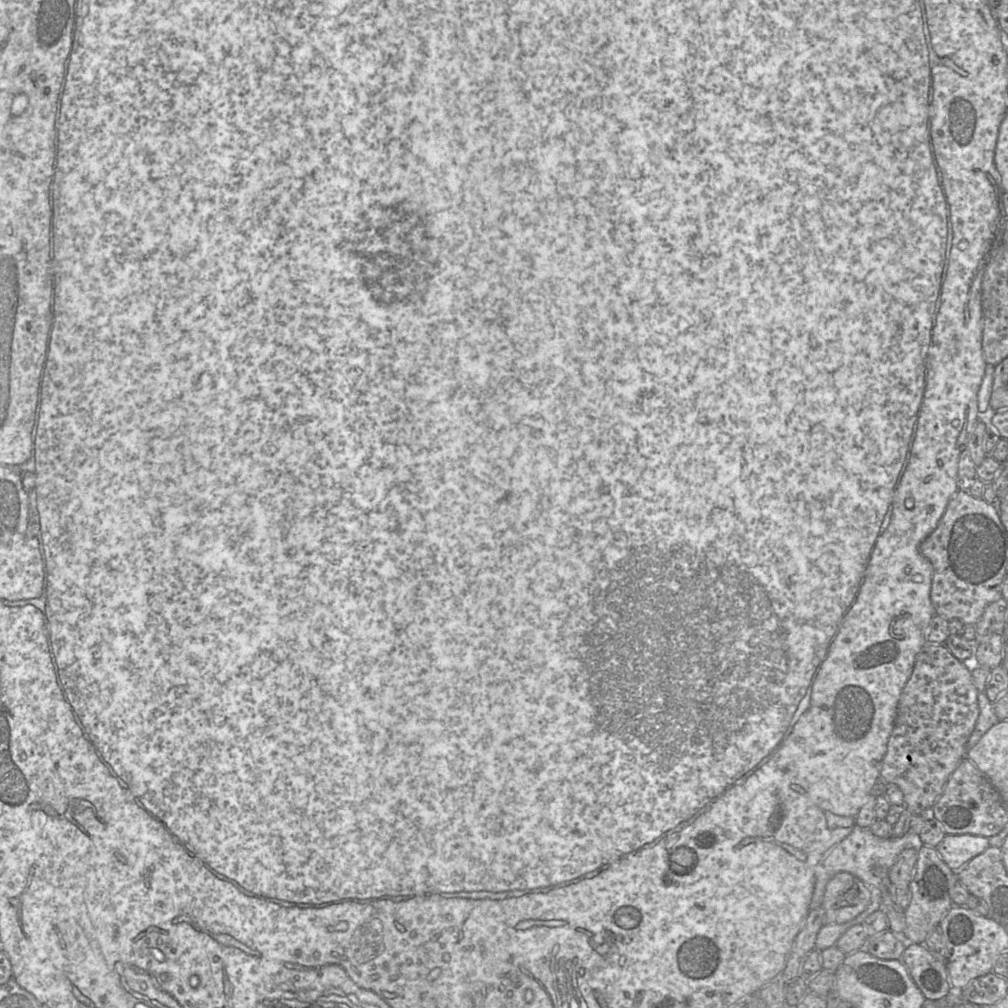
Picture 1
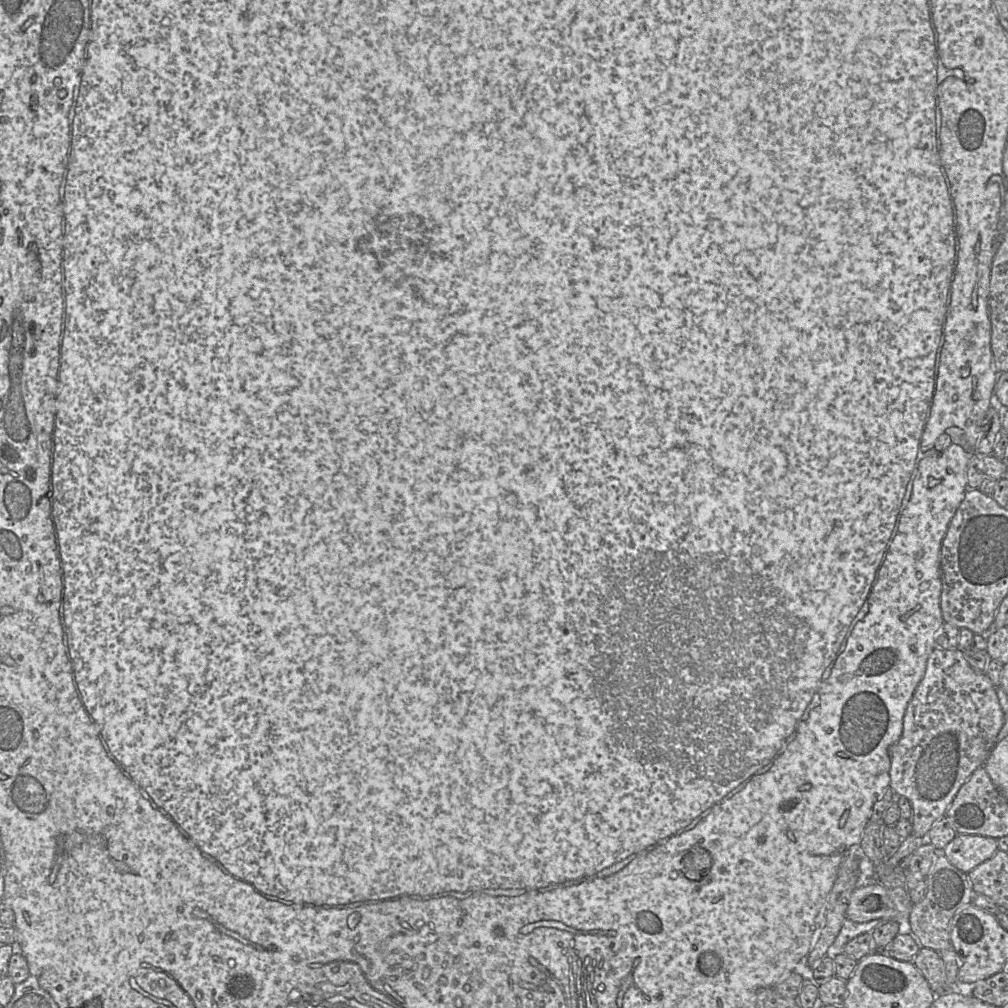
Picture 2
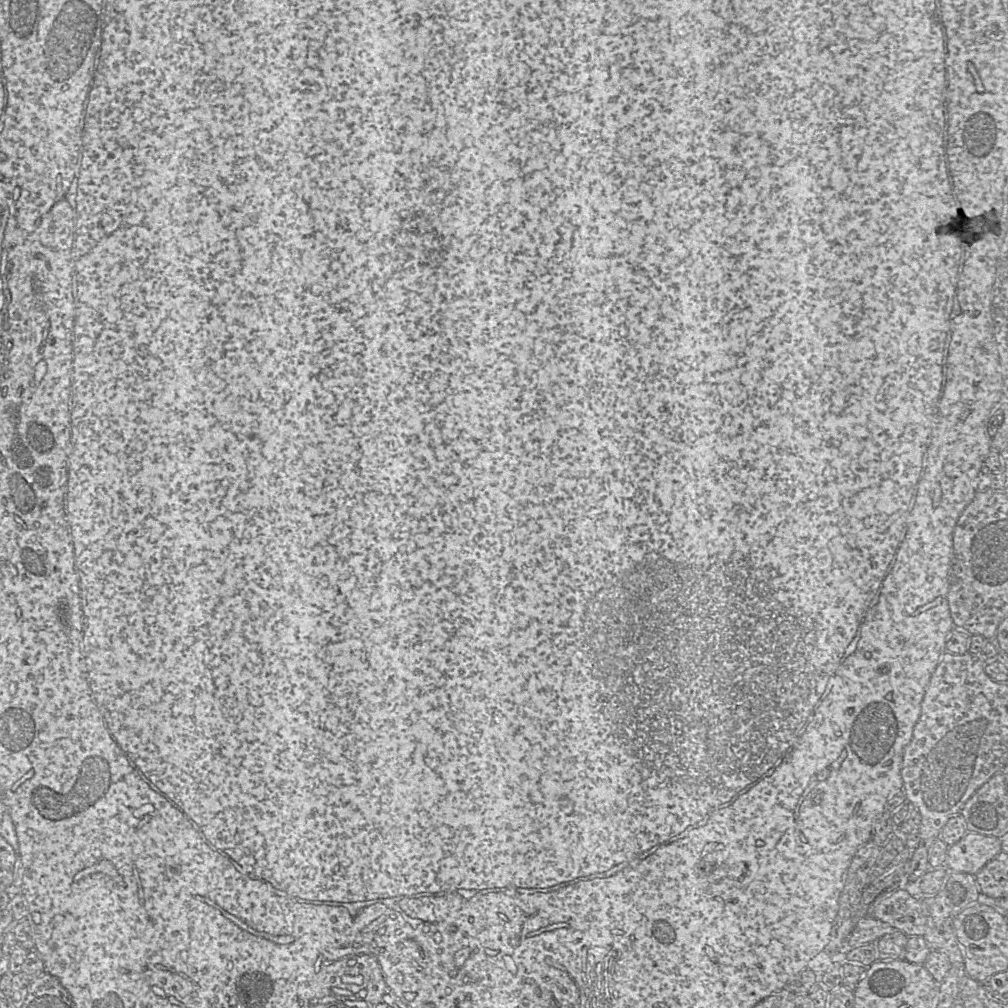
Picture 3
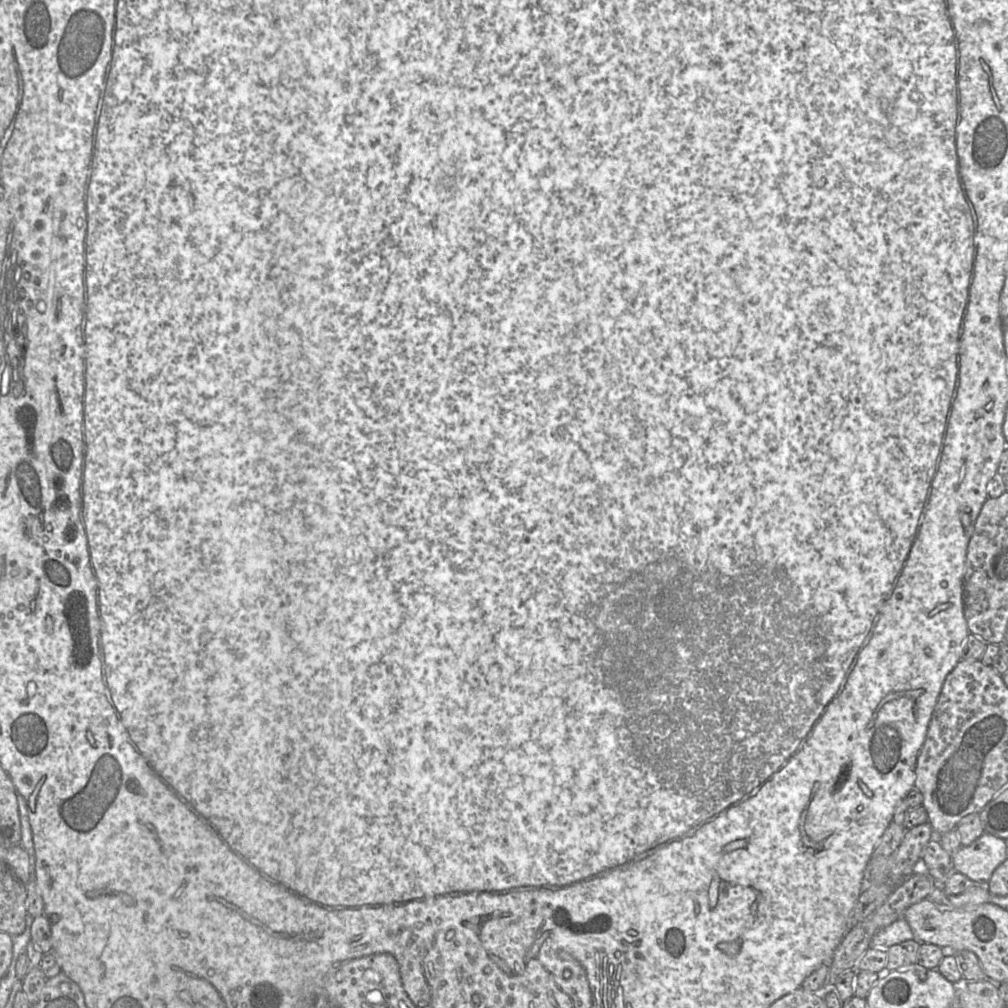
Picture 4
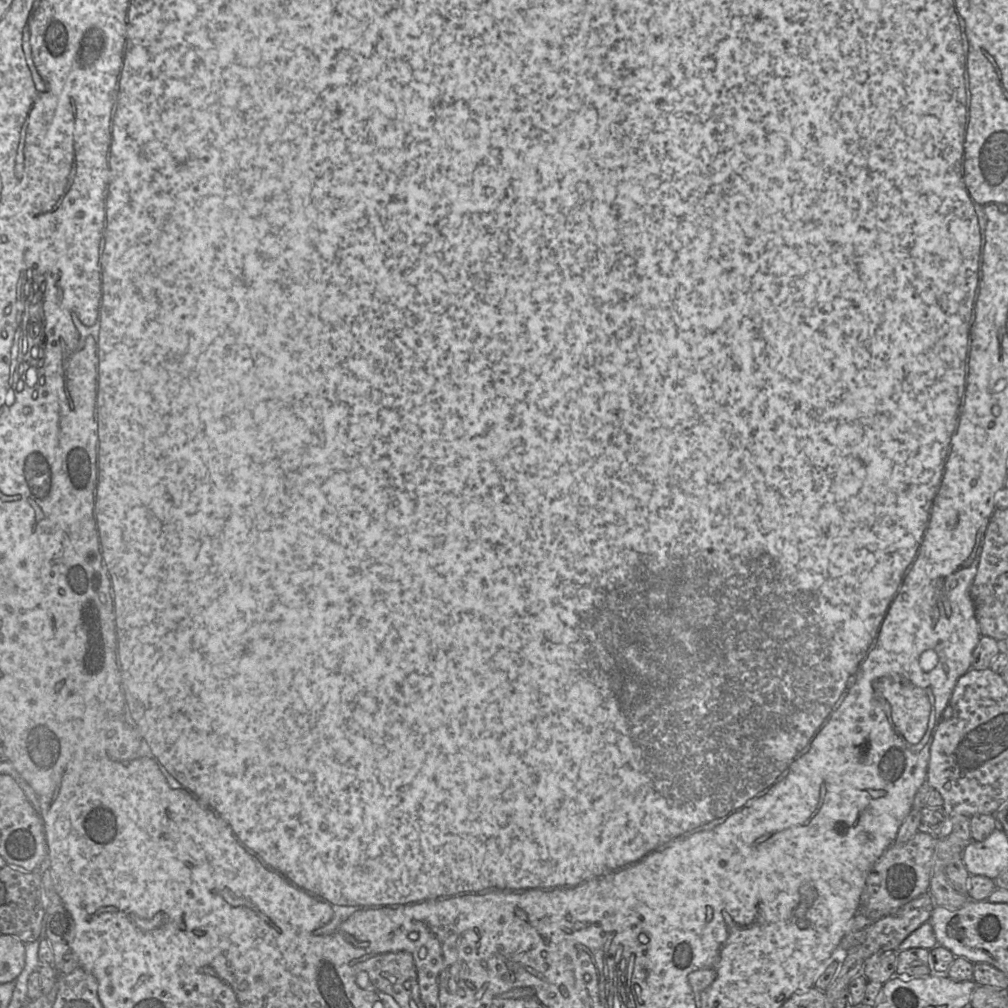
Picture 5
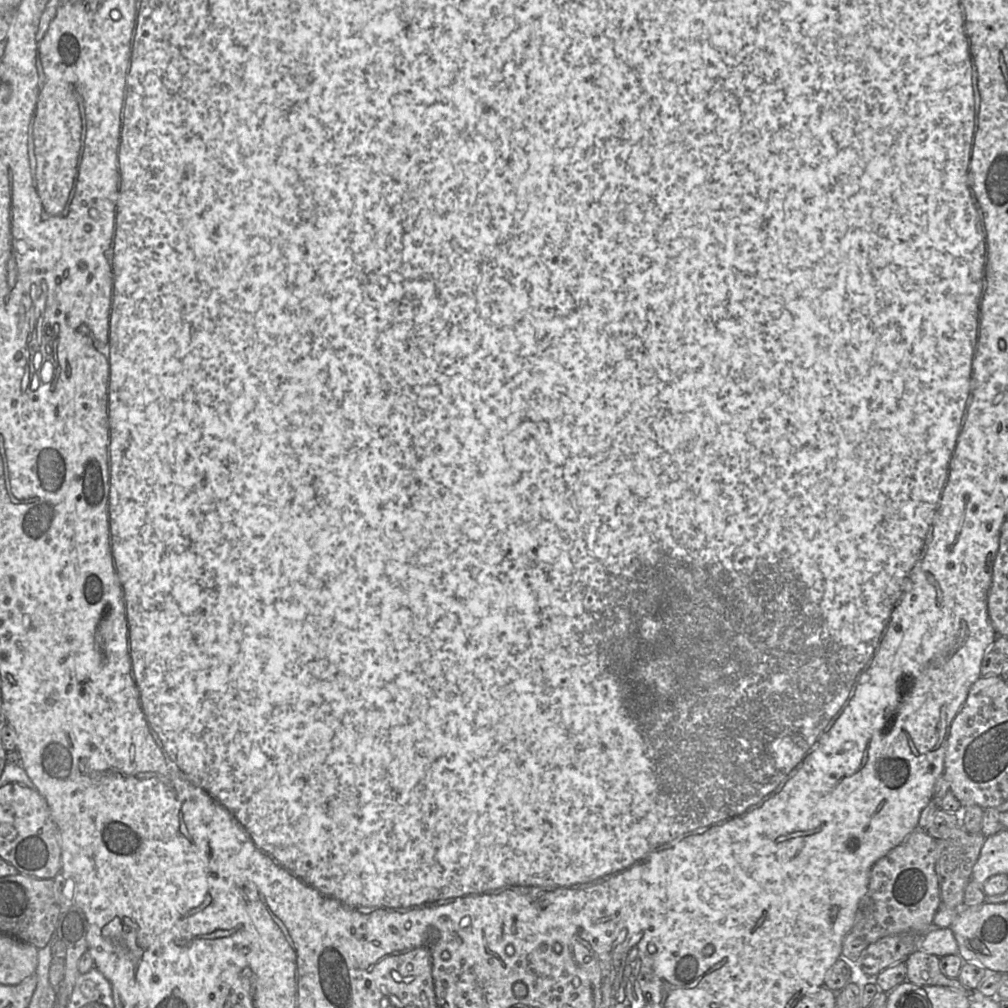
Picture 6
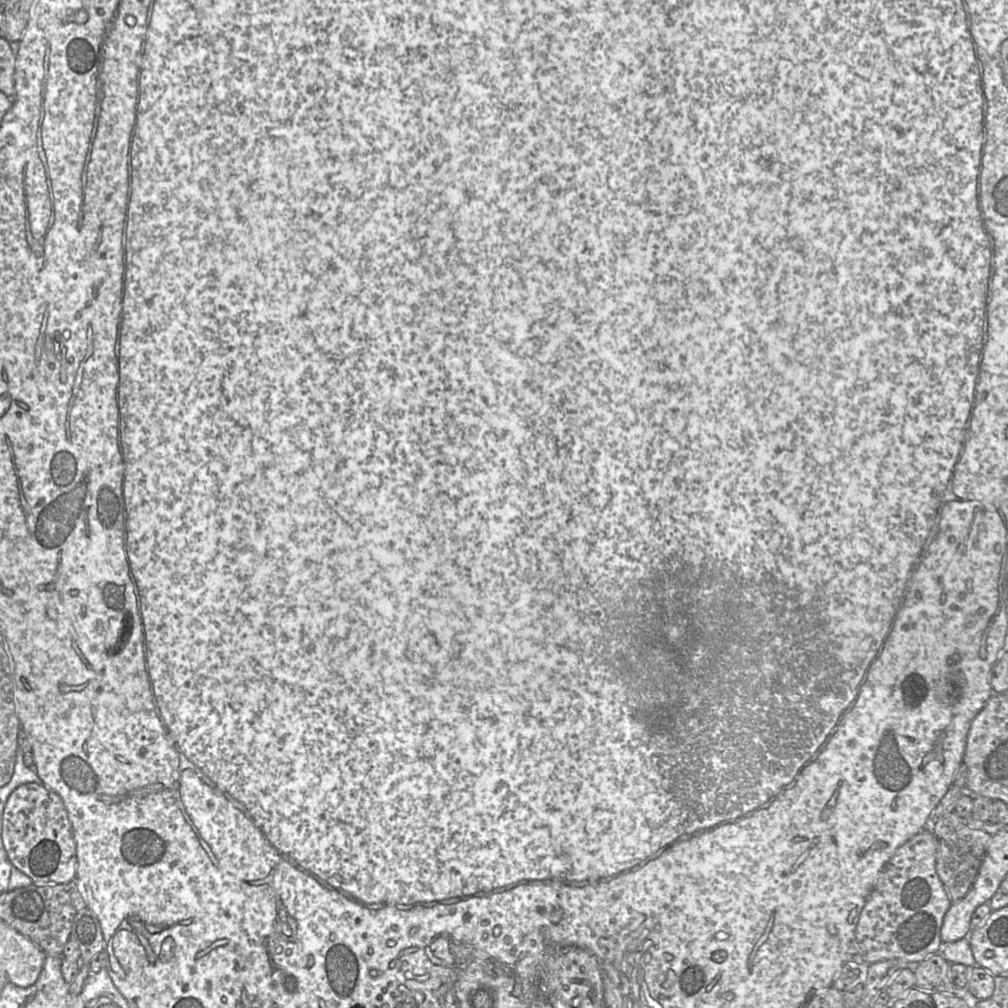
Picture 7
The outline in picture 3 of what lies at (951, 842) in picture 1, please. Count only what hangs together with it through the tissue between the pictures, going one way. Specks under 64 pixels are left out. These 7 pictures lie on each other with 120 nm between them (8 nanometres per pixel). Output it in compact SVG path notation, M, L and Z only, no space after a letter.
M968 832L959 842L948 848L945 867L975 876L1001 851L999 838Z

